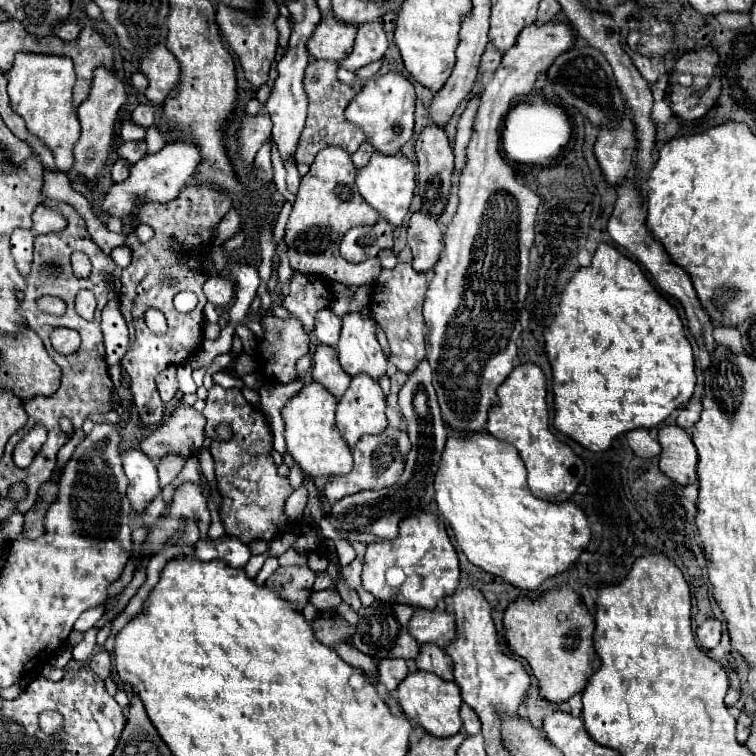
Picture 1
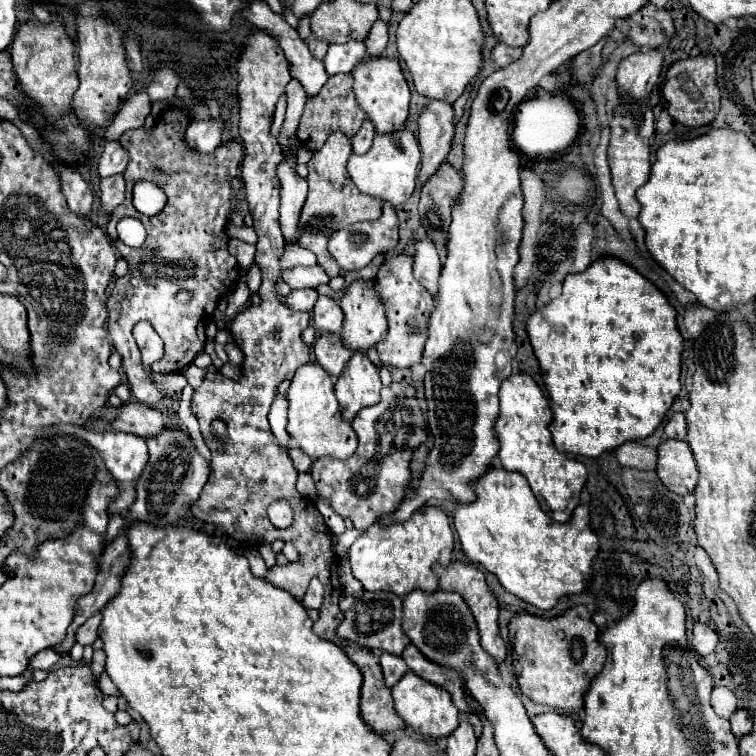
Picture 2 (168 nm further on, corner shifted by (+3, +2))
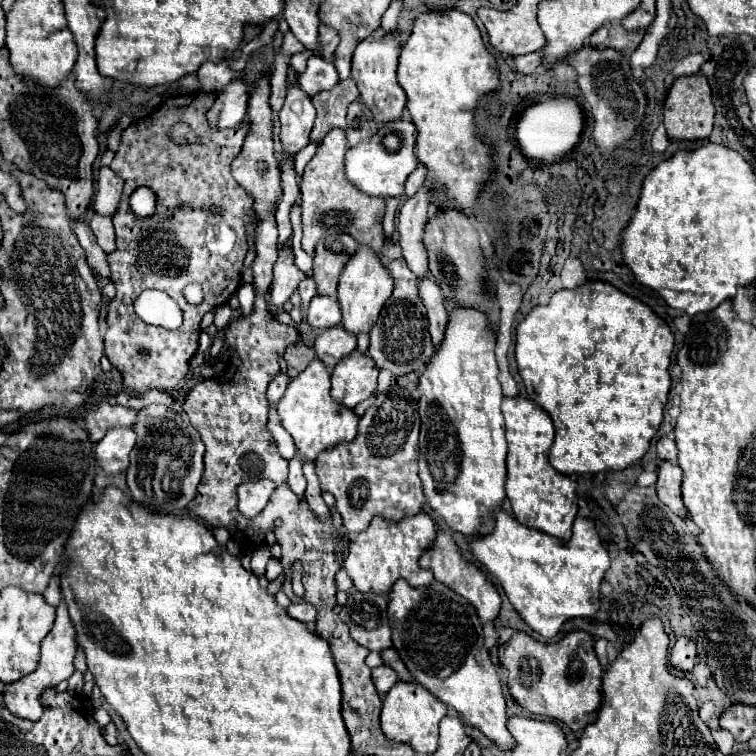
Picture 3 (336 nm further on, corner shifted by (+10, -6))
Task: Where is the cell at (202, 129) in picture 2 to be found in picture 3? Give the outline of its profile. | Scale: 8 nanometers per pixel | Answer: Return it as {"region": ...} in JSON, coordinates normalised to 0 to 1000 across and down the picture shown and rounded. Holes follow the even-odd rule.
{"region":[[[310,103],[286,130],[275,148],[275,161],[286,169],[304,169],[325,159],[328,153],[328,111],[323,103]]]}

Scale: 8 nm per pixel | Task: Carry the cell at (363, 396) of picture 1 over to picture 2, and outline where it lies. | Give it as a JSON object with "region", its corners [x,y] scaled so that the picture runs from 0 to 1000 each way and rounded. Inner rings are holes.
{"region":[[[467,468],[454,497],[448,497],[443,508],[454,556],[464,558],[475,548],[475,542],[501,534],[501,516],[501,489],[488,479],[485,471]]]}

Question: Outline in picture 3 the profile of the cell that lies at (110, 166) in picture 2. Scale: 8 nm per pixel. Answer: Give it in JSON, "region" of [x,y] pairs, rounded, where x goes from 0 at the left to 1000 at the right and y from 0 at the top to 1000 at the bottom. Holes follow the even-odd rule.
{"region":[[[132,222],[130,228],[130,249],[124,259],[124,278],[132,286],[146,286],[156,280],[156,270],[161,262],[161,238],[146,225],[146,222]]]}

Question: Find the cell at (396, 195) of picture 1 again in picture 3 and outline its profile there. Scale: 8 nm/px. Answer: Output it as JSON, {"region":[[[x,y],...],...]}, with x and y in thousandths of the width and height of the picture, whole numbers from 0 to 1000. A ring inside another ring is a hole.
{"region":[[[526,156],[516,164],[505,164],[492,185],[474,190],[471,196],[460,196],[458,201],[458,233],[460,238],[489,259],[534,259],[534,241],[550,225],[553,212],[548,206],[550,190],[550,167],[542,159]]]}

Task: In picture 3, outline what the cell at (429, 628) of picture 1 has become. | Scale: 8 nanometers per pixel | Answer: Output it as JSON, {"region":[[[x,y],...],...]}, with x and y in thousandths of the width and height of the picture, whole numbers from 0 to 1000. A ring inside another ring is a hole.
{"region":[[[524,767],[513,791],[519,852],[545,897],[640,968],[664,995],[672,995],[680,979],[669,963],[669,923],[648,865],[638,852],[638,823],[624,799],[577,767],[561,778],[545,778],[537,767]]]}

